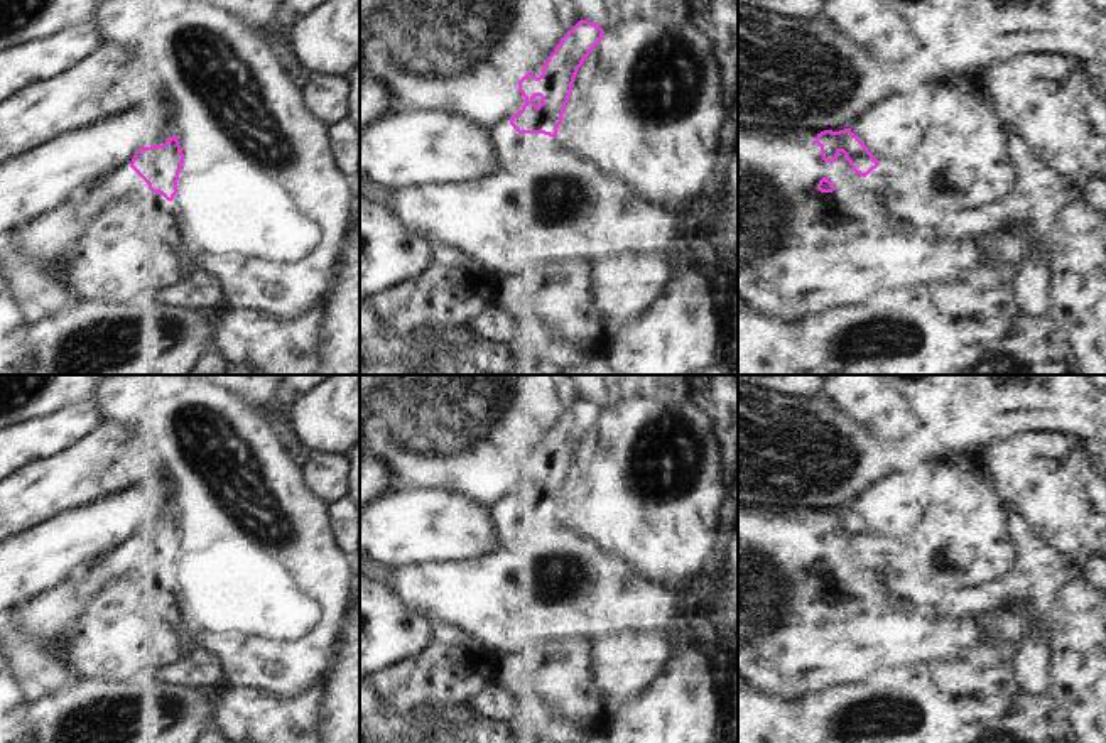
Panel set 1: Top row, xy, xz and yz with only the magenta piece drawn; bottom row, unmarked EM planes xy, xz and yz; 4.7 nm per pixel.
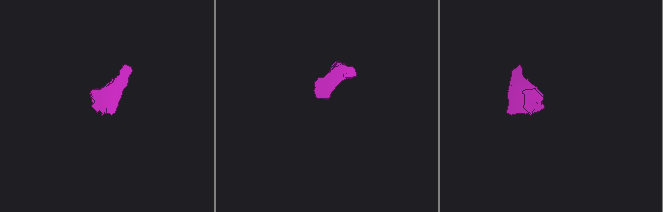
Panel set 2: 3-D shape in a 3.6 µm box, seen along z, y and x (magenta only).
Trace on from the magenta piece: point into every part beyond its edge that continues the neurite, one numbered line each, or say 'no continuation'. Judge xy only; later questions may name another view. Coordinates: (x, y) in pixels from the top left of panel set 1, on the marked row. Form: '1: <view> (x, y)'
1: xy (29, 259)

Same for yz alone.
1: yz (885, 188)

